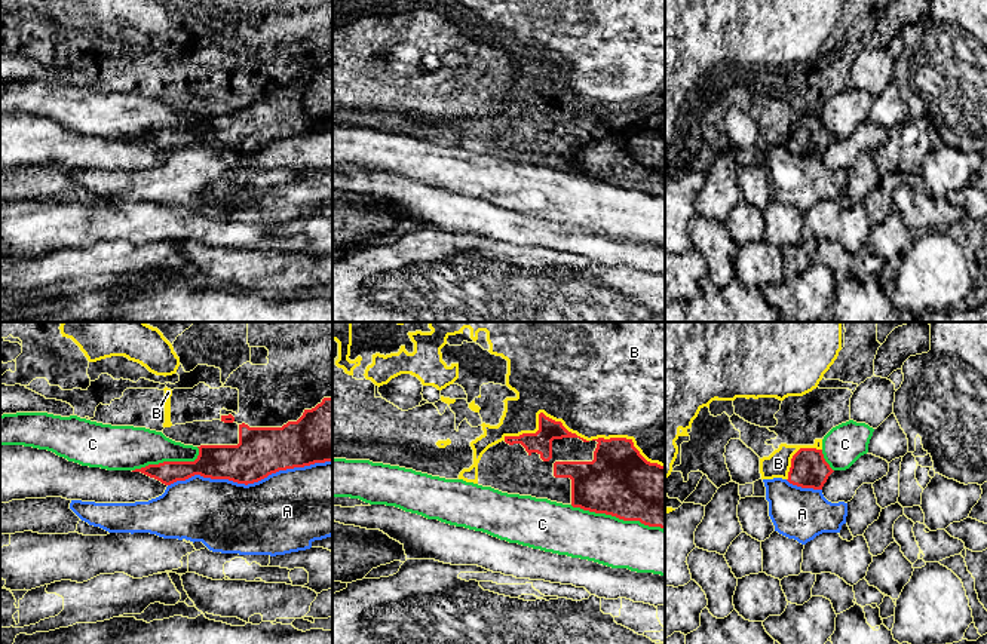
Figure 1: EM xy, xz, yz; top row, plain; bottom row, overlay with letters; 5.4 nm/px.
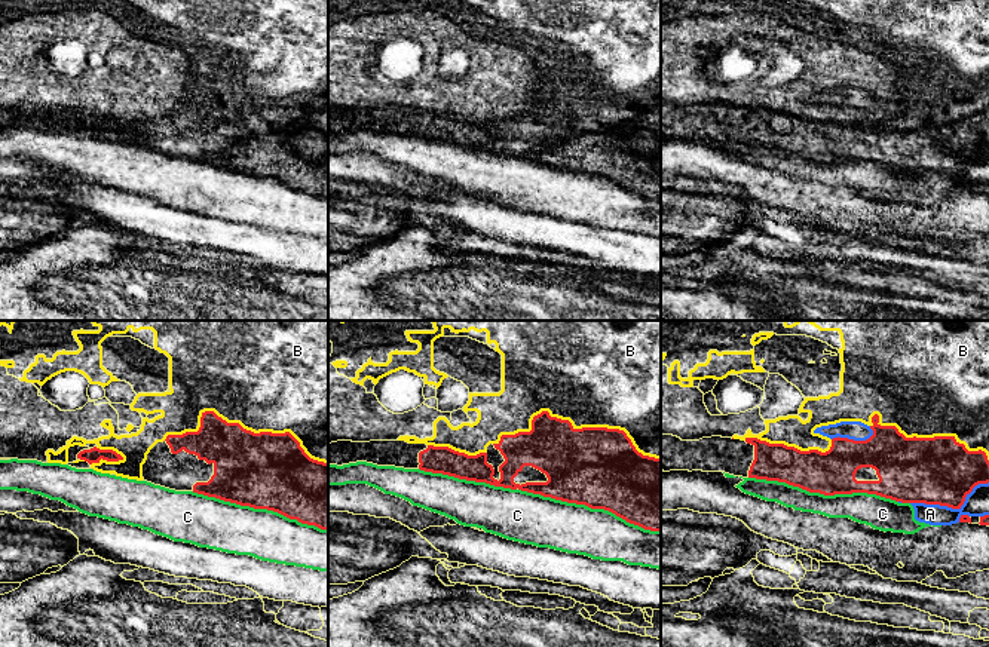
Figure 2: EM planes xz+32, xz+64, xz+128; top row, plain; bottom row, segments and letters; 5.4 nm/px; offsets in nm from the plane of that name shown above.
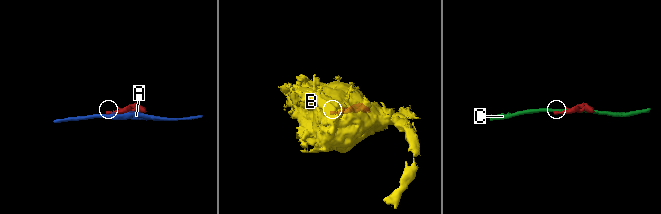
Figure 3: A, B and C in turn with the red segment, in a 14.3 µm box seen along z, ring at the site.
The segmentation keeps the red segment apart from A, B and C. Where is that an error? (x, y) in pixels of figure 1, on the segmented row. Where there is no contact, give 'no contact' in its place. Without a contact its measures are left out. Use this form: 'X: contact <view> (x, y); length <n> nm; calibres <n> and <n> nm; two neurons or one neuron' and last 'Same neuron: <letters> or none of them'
A: contact xy (250, 482); length 900 nm; calibres 260 and 440 nm; two neurons
B: contact xz (539, 414); length 460 nm; calibres 120 and 480 nm; two neurons
C: contact xz (618, 517); length 550 nm; calibres 380 and 260 nm; two neurons
Same neuron: none of them

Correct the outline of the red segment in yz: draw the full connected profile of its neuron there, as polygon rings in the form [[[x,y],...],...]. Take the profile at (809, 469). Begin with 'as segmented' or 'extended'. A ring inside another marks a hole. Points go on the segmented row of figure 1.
as segmented; [[[800,448],[791,459],[787,481],[801,488],[822,490],[833,472],[824,459],[822,450]]]

